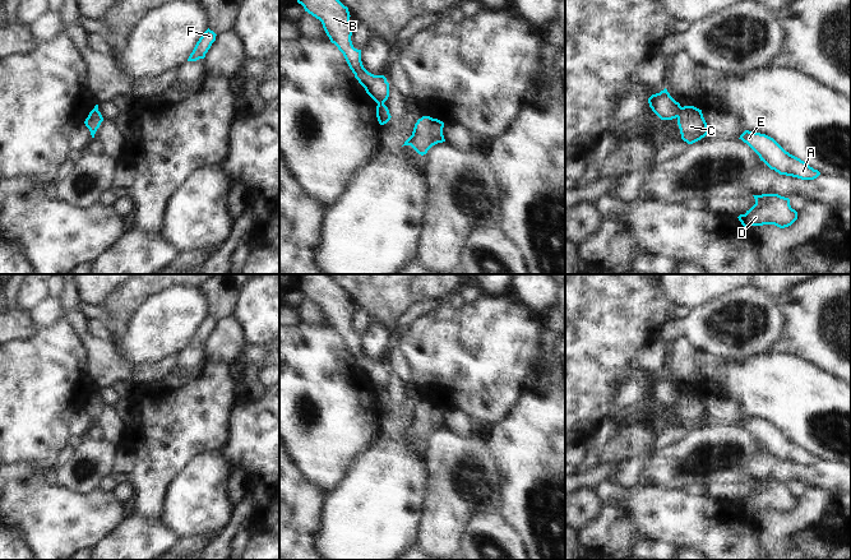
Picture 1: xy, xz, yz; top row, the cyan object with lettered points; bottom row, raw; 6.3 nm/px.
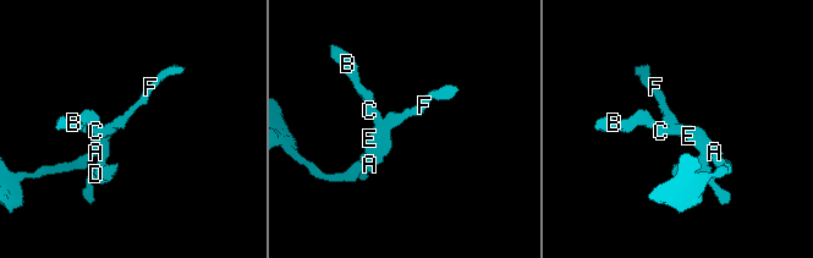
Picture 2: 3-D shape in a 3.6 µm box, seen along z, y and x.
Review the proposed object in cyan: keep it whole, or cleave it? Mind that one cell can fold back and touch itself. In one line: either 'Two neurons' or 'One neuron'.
Two neurons

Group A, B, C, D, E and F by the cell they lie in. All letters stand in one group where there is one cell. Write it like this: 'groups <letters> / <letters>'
groups A C D E F / B

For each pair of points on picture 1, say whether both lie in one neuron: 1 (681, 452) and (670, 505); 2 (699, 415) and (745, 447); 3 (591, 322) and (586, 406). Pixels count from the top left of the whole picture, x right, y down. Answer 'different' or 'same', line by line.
1: different
2: different
3: same

